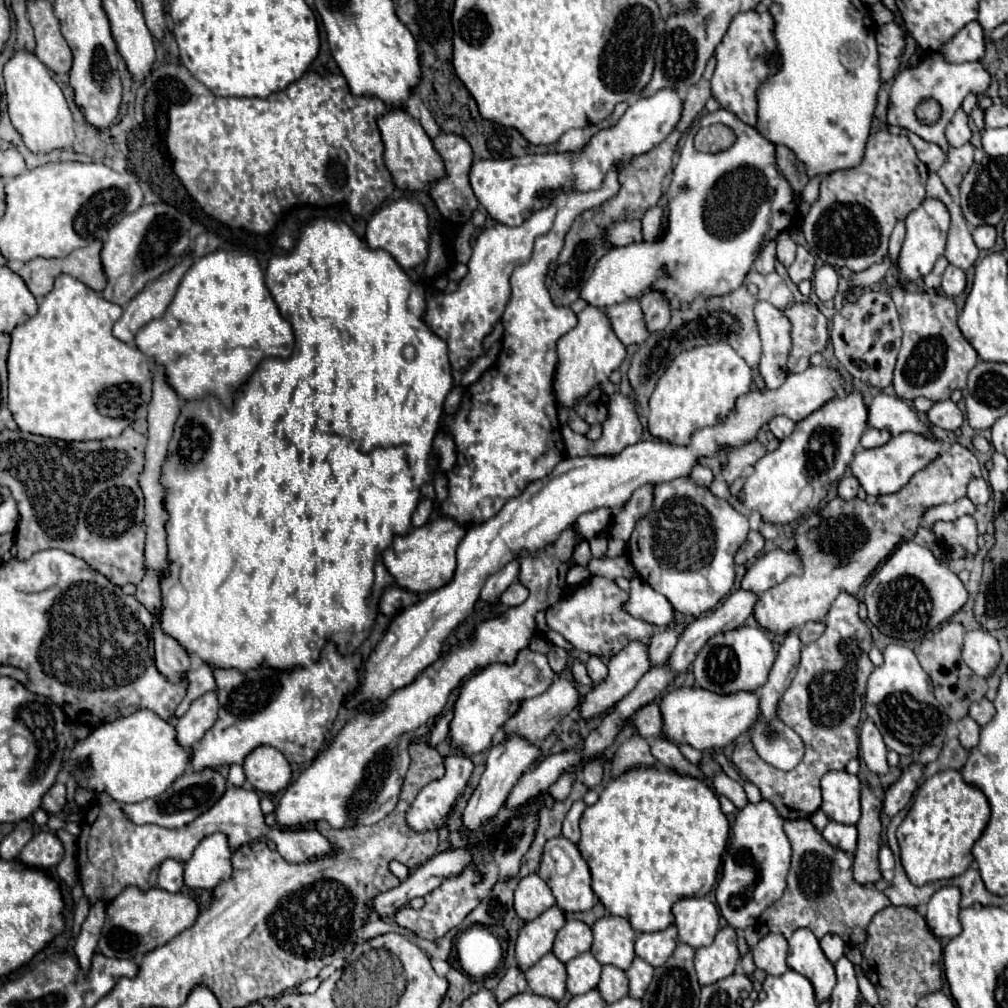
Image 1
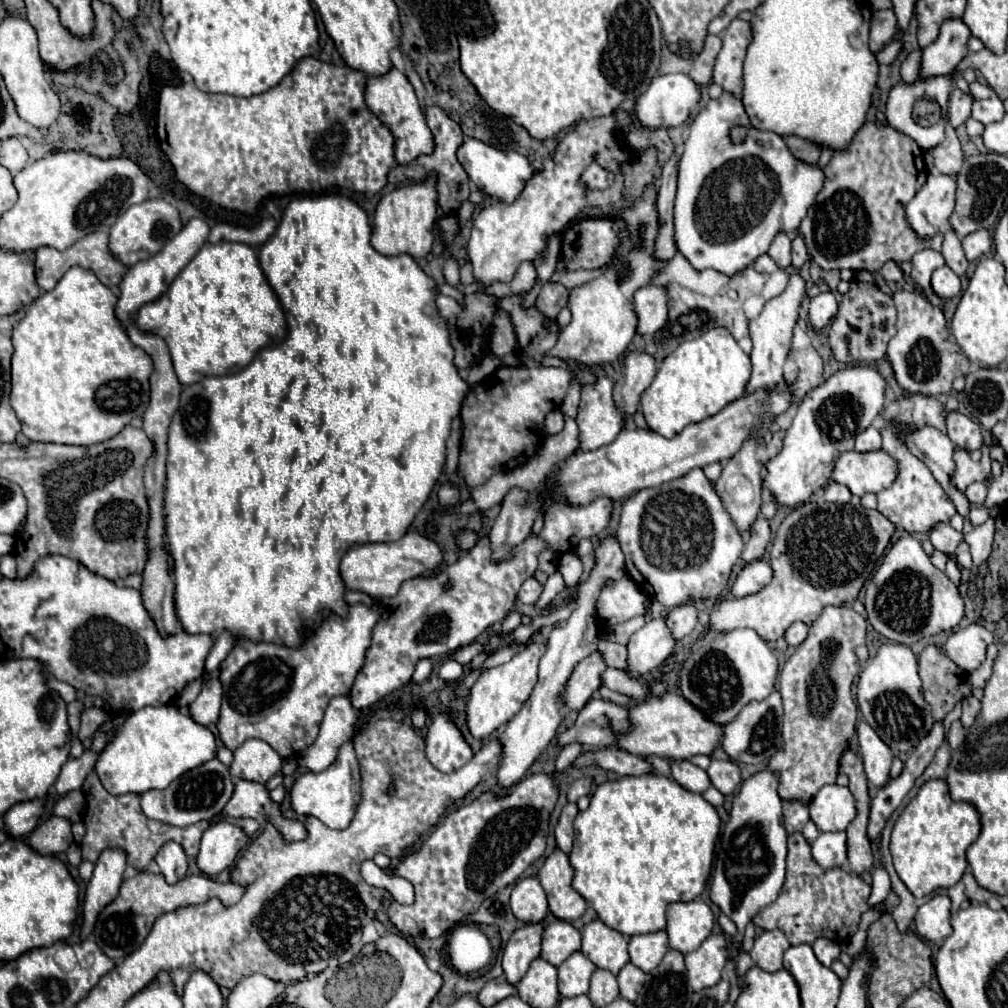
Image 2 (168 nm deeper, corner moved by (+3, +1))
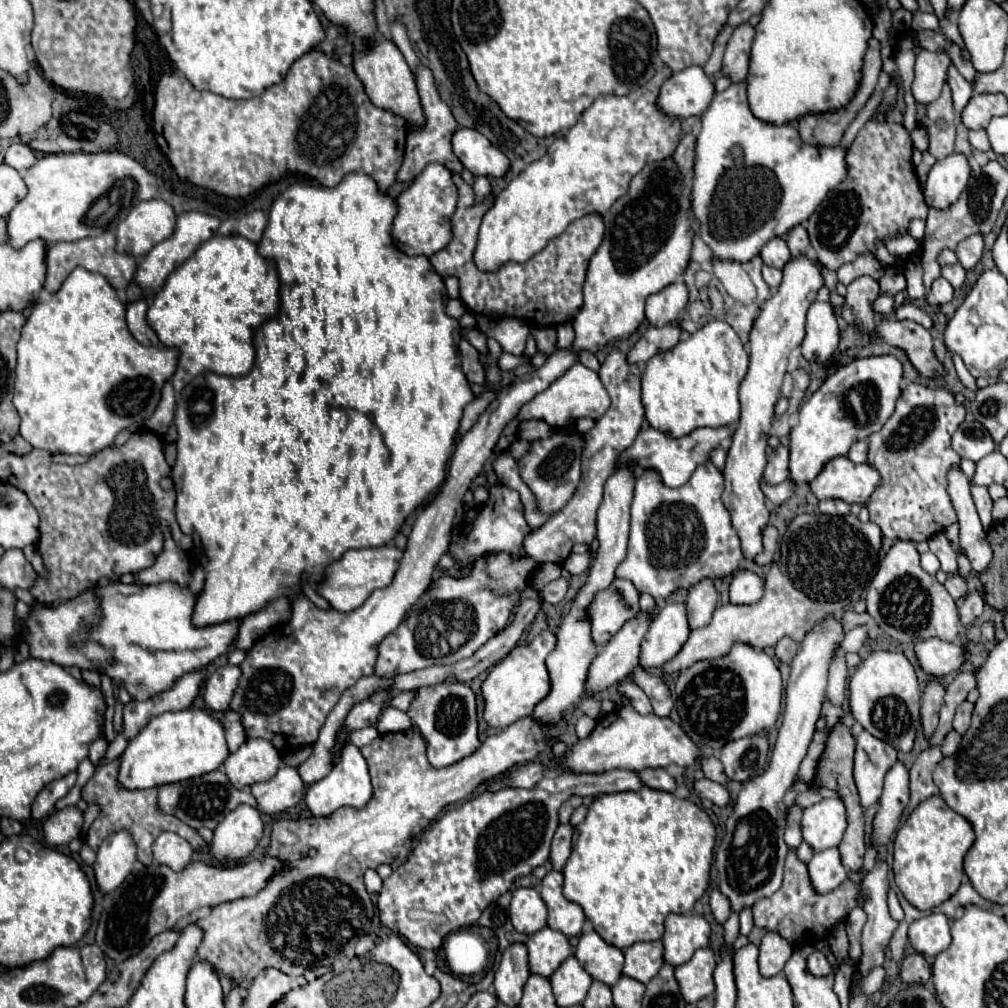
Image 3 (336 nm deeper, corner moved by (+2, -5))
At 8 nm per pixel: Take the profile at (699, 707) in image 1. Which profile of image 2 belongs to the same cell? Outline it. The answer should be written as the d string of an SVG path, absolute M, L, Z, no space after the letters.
M665 692L661 698L649 698L629 708L633 730L619 736L617 746L635 756L663 756L673 760L689 760L695 754L711 754L723 736L723 724L709 720L695 704L677 692Z

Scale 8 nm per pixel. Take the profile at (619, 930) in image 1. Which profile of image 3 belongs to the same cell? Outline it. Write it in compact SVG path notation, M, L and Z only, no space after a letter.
M594 930L580 936L574 956L594 980L604 982L606 986L616 984L622 976L624 966L622 950L606 944Z

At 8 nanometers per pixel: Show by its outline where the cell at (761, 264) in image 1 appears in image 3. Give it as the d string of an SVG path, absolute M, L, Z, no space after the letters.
M764 266L762 276L770 288L776 288L782 282L782 272L778 268L772 268L772 266Z

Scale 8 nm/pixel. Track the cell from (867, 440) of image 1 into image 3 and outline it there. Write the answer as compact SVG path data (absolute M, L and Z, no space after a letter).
M856 442L850 450L848 450L848 458L852 462L866 462L866 454L868 454L868 444L866 442Z

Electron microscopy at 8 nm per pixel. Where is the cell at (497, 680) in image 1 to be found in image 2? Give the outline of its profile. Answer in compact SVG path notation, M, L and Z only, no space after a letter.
M533 642L529 644L521 654L513 656L507 664L495 666L485 670L479 680L473 684L469 698L467 698L467 728L473 738L483 740L491 736L499 726L503 726L511 716L515 716L521 706L527 702L531 696L535 684L537 684L537 670L539 670L539 660L545 654L545 644L543 642Z

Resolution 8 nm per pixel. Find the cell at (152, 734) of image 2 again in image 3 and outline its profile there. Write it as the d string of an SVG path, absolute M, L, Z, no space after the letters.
M186 708L154 716L140 734L128 742L120 764L120 786L144 790L162 784L196 778L218 770L228 756L222 722L206 708Z

